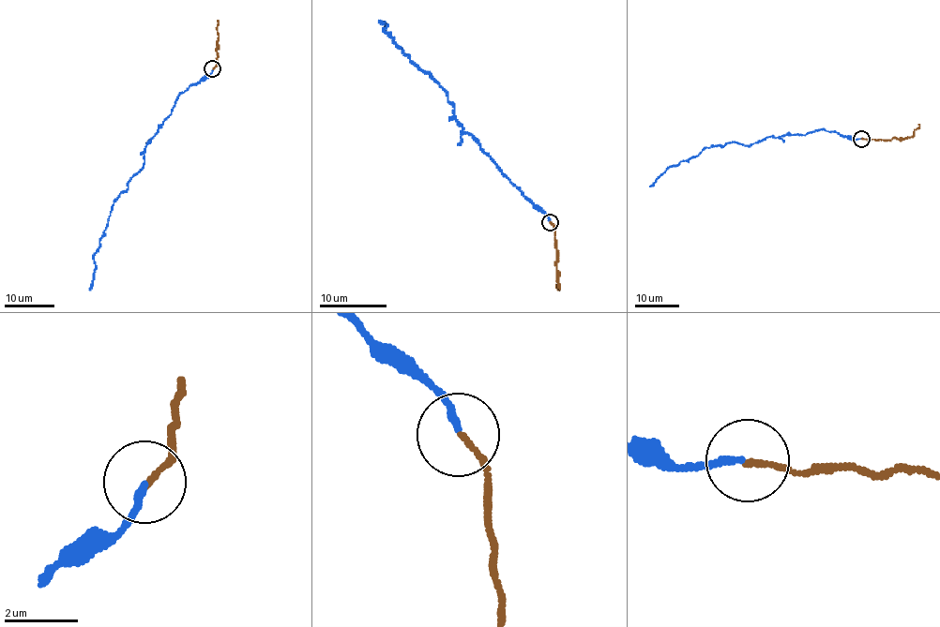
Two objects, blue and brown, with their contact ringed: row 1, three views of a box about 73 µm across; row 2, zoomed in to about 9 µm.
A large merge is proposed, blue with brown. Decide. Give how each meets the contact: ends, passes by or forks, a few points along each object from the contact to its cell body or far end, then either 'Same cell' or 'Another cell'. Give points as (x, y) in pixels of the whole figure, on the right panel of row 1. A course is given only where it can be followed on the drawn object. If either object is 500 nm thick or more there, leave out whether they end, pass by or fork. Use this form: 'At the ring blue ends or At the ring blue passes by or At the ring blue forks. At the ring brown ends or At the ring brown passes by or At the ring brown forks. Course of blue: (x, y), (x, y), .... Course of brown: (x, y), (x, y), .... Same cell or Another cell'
At the ring blue ends. At the ring brown ends. Course of blue: (861, 139), (822, 129), (802, 135), (771, 137), (748, 145), (728, 142), (708, 147), (669, 167), (649, 186). Course of brown: (861, 139), (906, 138), (913, 135), (918, 124). Another cell

